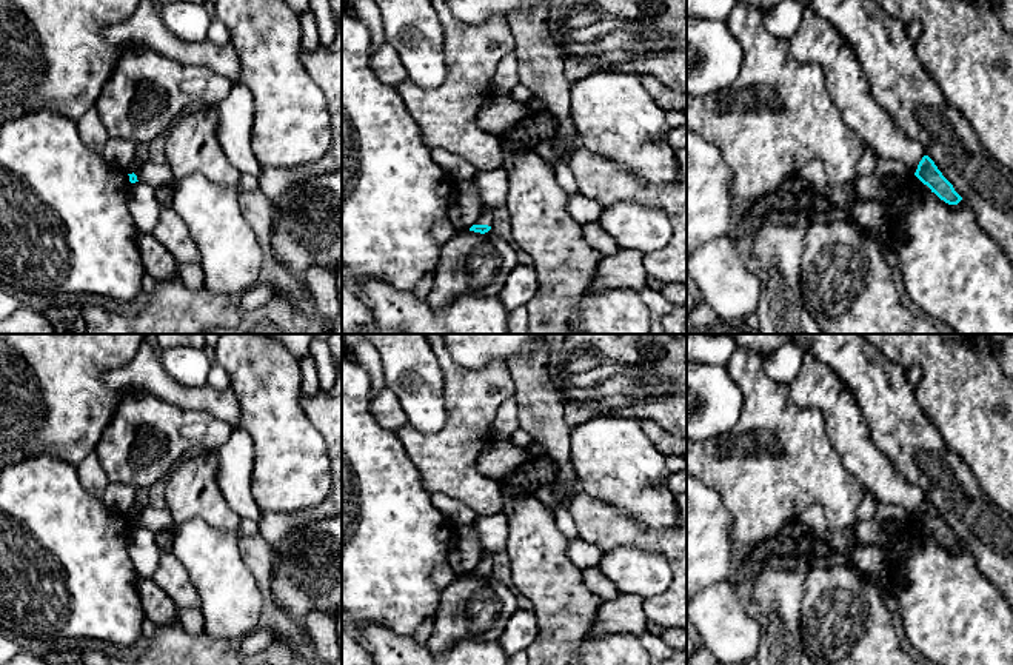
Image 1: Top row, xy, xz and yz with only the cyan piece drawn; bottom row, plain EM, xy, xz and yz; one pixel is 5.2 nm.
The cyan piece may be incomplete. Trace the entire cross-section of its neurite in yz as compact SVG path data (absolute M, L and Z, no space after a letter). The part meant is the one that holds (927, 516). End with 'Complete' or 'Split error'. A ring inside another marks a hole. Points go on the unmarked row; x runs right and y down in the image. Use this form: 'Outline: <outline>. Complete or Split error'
Outline: M928 500L922 502L914 520L945 548L958 550L962 545L962 542L954 536L953 530L942 520Z. Complete

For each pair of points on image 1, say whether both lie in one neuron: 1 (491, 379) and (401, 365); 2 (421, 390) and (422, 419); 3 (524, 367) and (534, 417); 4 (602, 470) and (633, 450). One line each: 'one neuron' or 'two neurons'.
1: two neurons
2: one neuron
3: one neuron
4: one neuron

